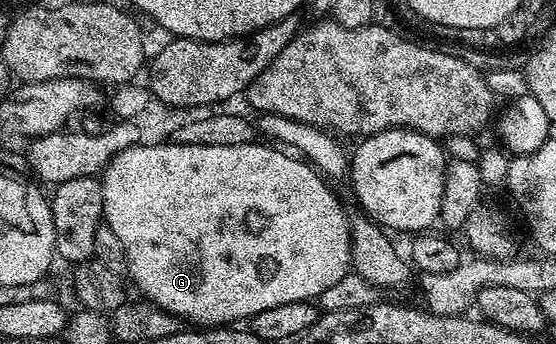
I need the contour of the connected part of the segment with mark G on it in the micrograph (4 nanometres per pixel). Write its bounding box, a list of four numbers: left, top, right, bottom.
[100,142,352,326]

